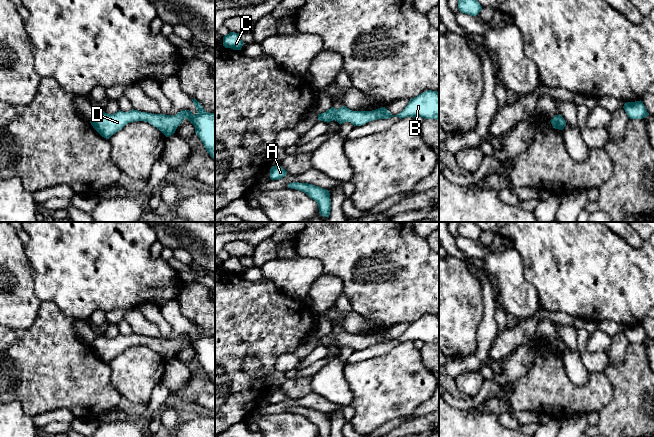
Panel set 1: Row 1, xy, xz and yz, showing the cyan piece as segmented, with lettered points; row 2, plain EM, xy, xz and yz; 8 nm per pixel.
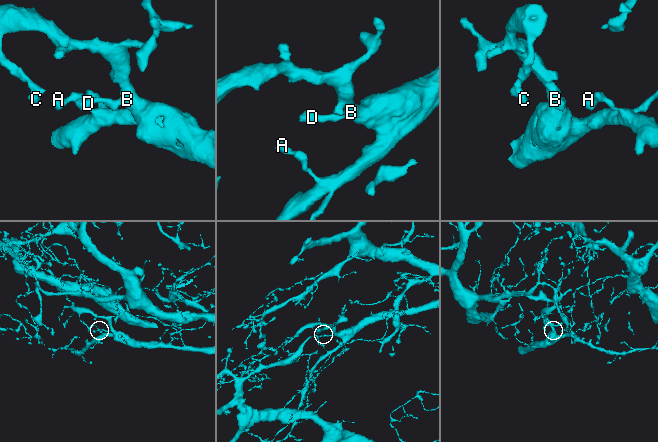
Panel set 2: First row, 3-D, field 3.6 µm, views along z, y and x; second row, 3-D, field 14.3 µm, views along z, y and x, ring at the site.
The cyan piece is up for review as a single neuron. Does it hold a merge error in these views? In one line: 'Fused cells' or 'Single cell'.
Single cell

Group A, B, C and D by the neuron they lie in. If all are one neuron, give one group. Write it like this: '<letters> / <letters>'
A B C D

